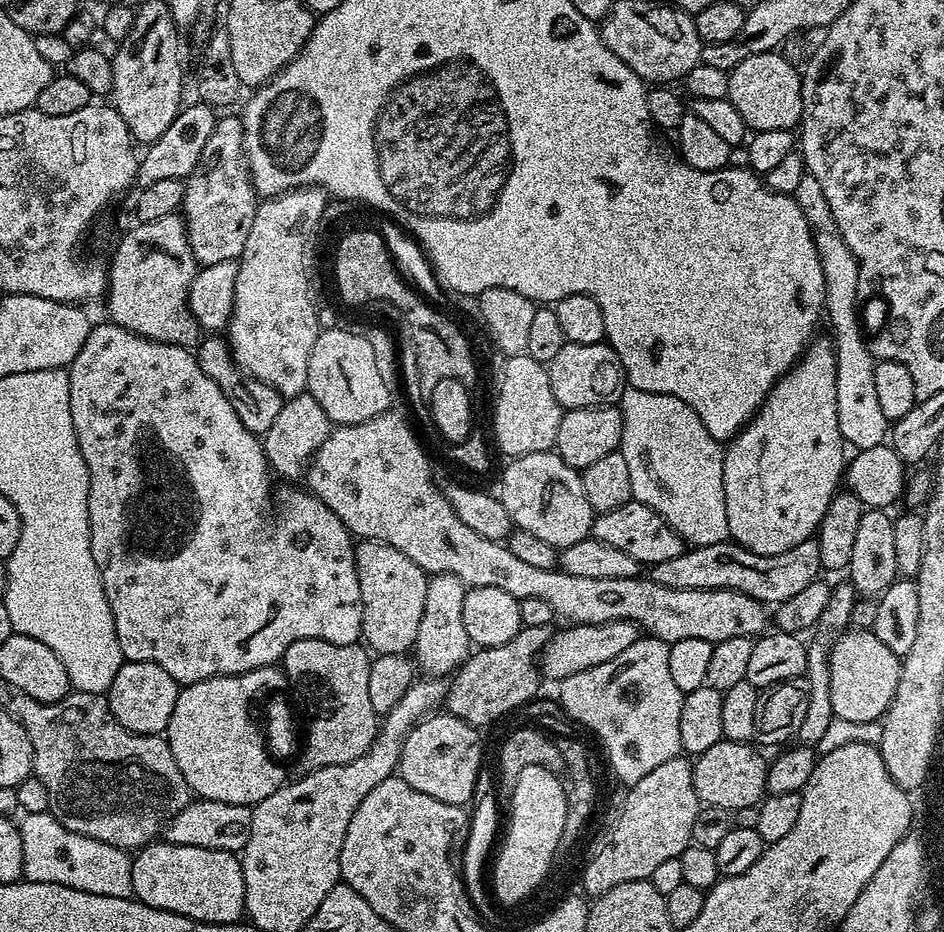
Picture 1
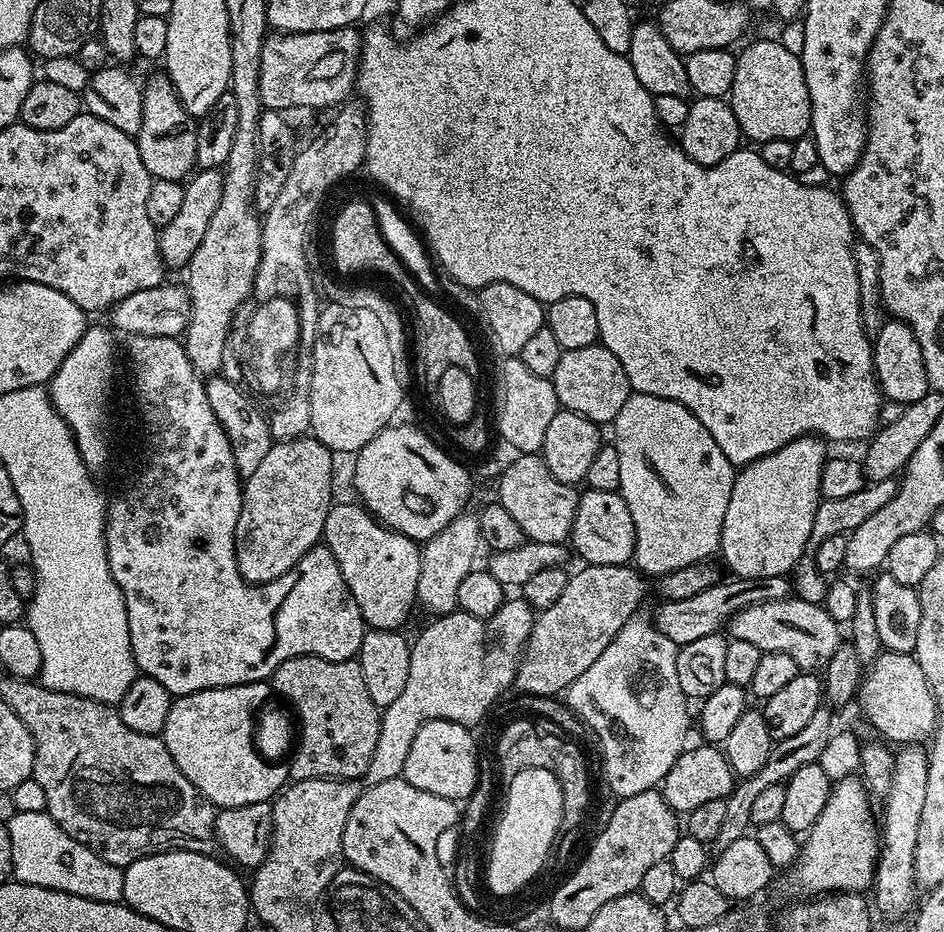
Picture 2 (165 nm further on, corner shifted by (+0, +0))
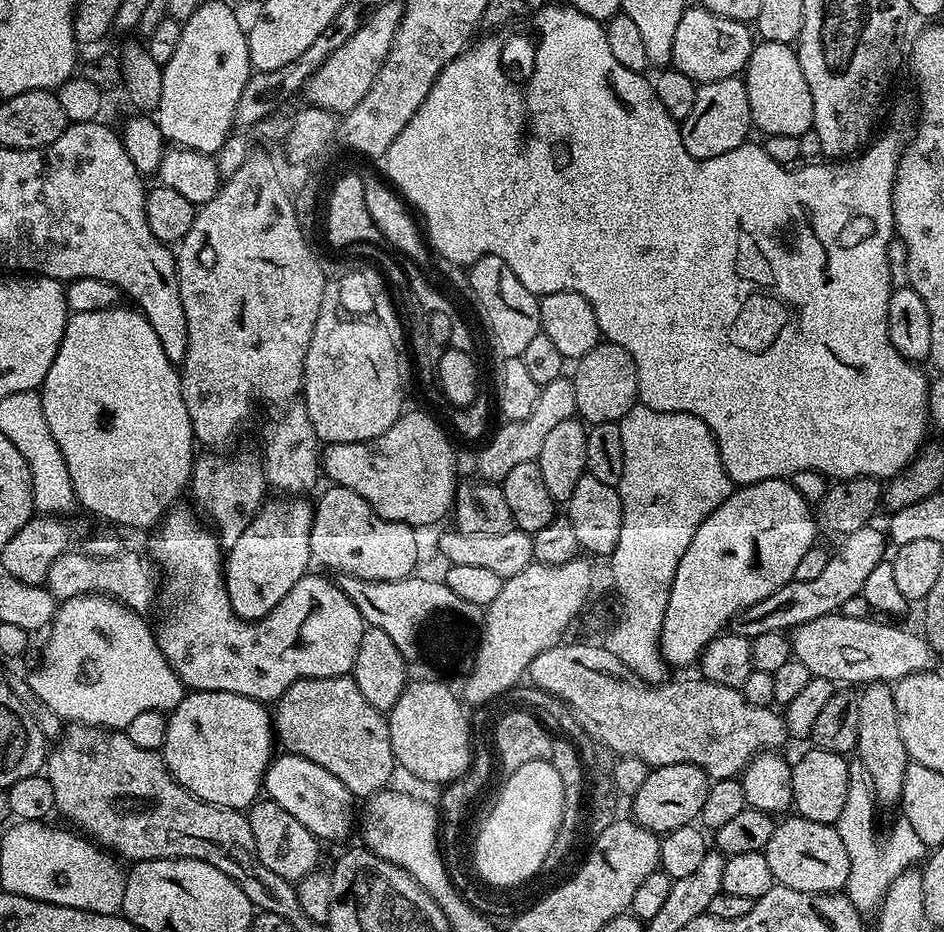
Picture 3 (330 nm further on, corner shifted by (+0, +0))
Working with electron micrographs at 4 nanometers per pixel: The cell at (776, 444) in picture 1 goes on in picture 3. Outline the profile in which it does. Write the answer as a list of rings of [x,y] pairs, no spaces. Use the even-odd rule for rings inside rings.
[[[791,479],[763,480],[737,487],[698,526],[690,538],[690,544],[686,546],[686,554],[682,554],[678,562],[660,630],[660,657],[664,659],[665,665],[672,667],[673,664],[676,668],[695,665],[704,653],[704,647],[714,637],[721,635],[735,617],[750,606],[762,602],[762,598],[770,598],[774,590],[791,582],[798,562],[806,555],[806,550],[817,543],[816,532],[818,524],[813,509],[802,498],[802,494],[798,494]]]

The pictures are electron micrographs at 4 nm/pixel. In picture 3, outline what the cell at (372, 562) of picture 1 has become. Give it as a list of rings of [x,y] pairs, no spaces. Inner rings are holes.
[[[348,488],[329,489],[320,501],[315,501],[312,513],[310,550],[315,563],[333,568],[336,574],[367,580],[401,580],[417,571],[417,529],[413,525],[382,518]]]

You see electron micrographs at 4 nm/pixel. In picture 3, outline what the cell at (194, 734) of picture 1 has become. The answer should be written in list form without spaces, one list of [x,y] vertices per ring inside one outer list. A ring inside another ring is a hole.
[[[192,690],[182,697],[171,709],[168,716],[168,725],[166,726],[166,742],[162,749],[164,757],[164,765],[168,767],[169,774],[172,775],[179,784],[184,787],[191,796],[197,796],[199,800],[204,800],[208,804],[217,804],[219,808],[234,808],[244,810],[249,807],[261,795],[262,785],[264,782],[264,774],[274,759],[274,751],[272,752],[272,744],[274,748],[274,720],[263,703],[258,700],[251,700],[242,694],[234,694],[233,692],[204,692],[201,690]]]

